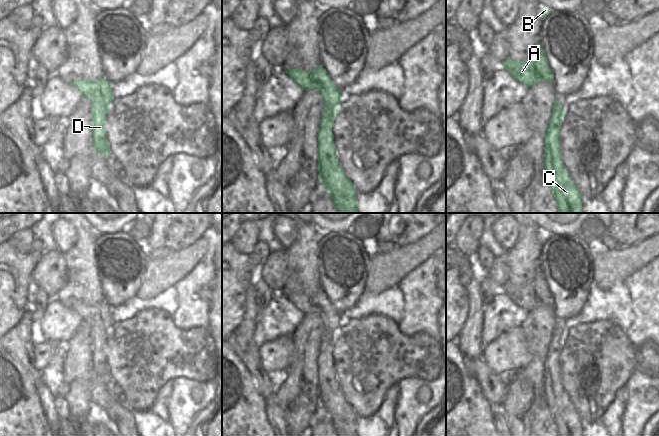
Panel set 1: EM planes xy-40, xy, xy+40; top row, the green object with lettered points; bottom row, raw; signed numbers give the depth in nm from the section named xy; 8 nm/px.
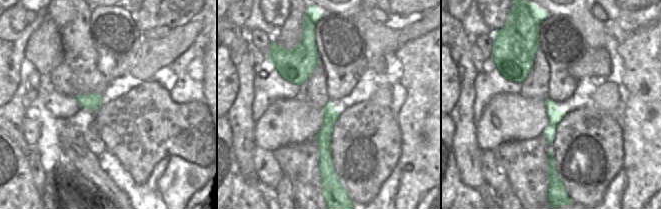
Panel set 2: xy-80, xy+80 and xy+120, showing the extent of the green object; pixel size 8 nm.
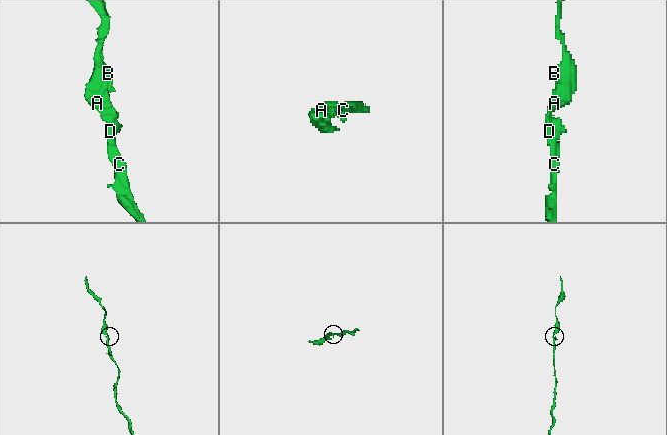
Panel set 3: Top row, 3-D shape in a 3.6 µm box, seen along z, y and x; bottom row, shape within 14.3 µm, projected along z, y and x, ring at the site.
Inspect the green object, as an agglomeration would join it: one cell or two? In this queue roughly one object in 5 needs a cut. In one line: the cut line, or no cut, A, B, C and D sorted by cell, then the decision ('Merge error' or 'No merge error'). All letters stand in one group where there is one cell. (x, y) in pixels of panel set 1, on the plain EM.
No split. Groups: A B C D. No merge error.

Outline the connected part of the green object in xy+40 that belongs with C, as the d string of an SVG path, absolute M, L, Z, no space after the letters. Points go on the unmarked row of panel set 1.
M556 323L544 360L544 400L556 424L558 436L582 436L582 420L560 378L560 352L566 335Z

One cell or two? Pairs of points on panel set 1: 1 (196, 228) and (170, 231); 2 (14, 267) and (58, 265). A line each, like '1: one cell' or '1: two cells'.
1: one cell
2: two cells

